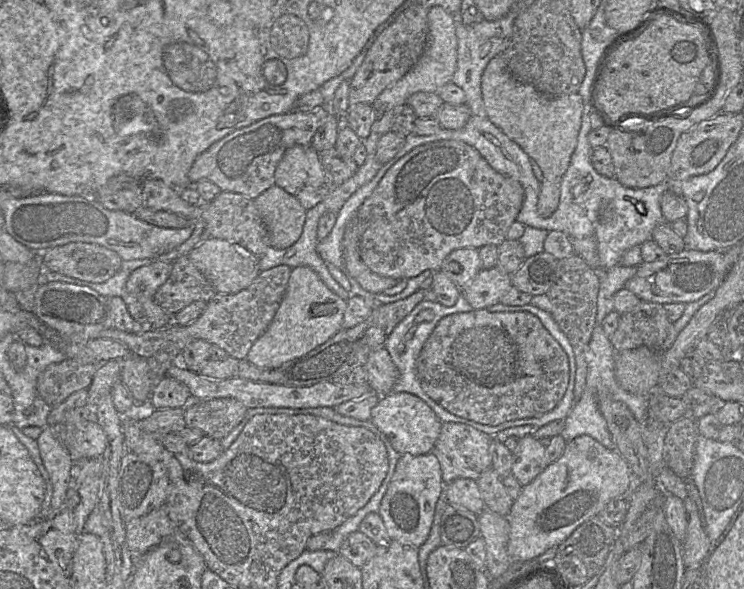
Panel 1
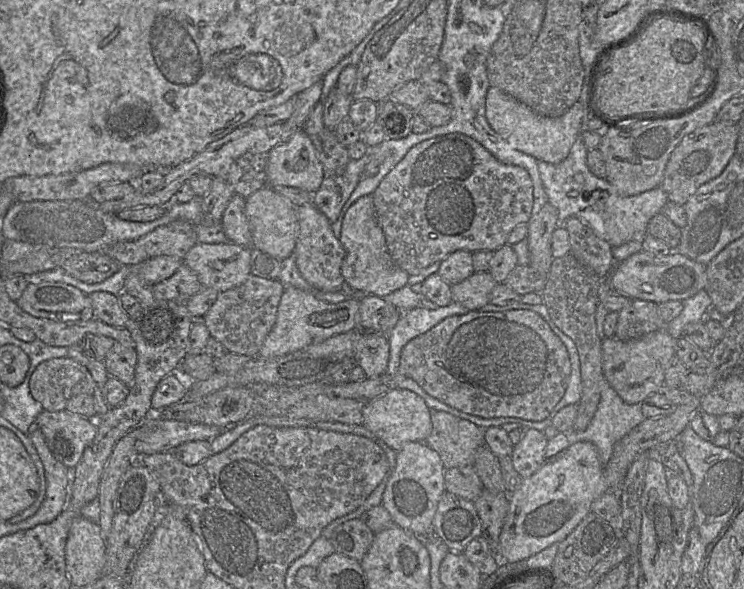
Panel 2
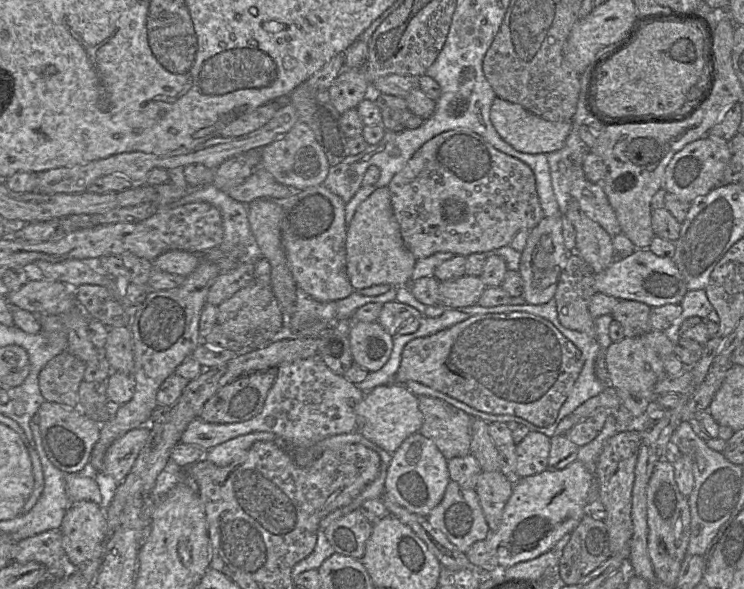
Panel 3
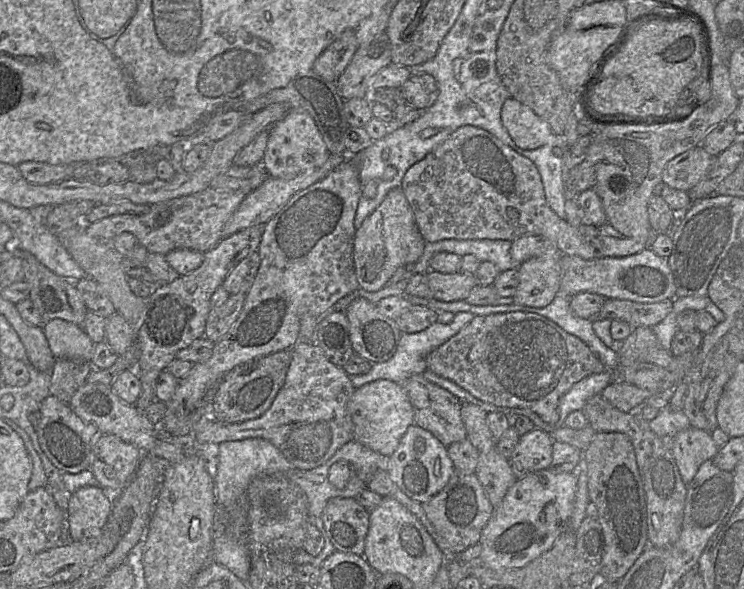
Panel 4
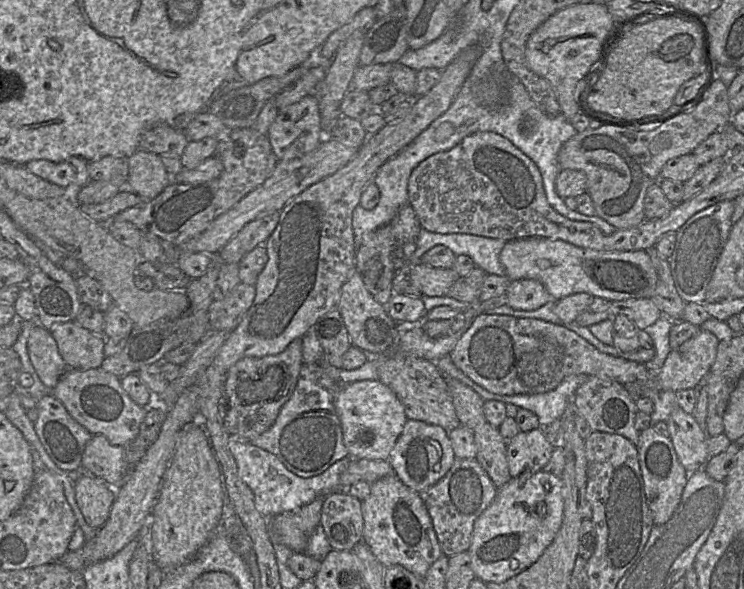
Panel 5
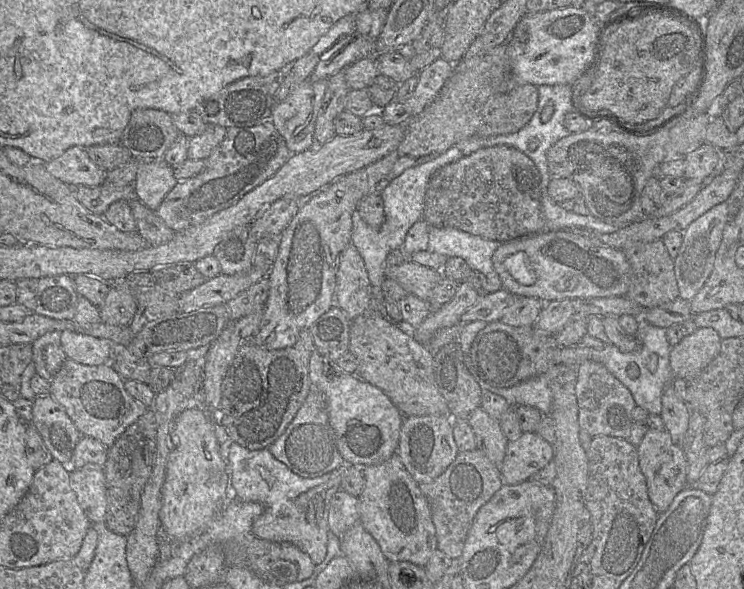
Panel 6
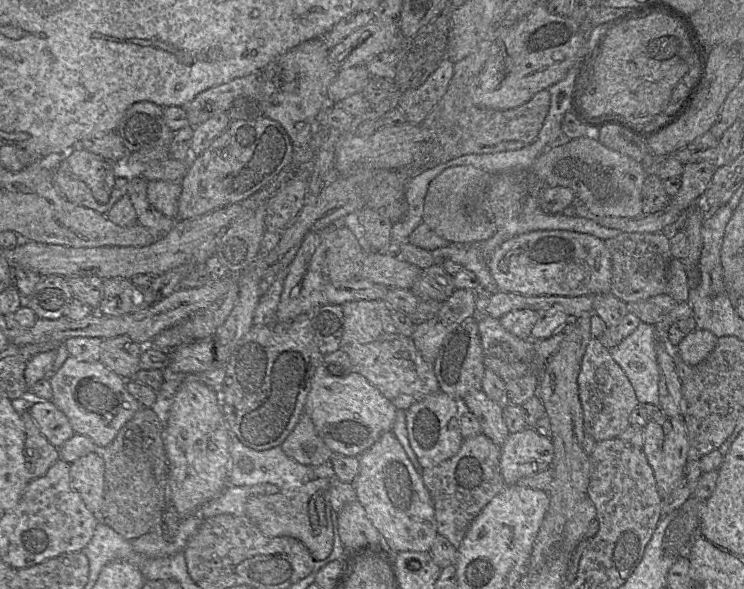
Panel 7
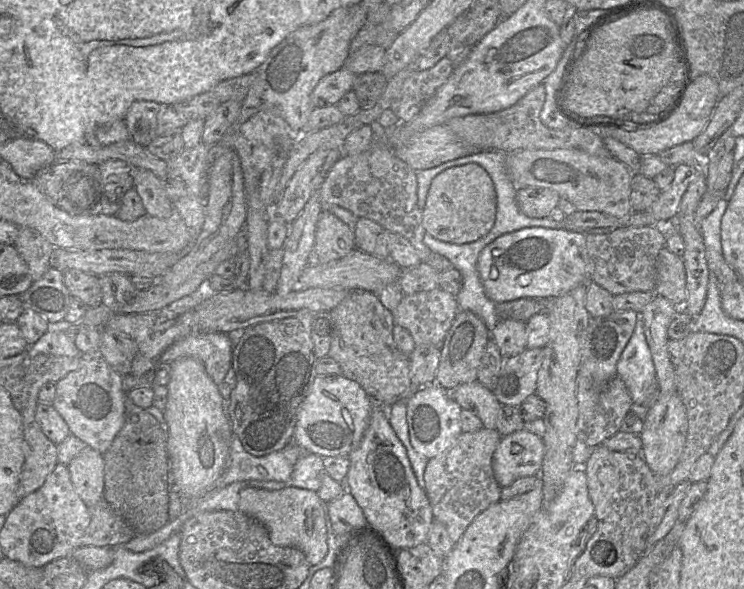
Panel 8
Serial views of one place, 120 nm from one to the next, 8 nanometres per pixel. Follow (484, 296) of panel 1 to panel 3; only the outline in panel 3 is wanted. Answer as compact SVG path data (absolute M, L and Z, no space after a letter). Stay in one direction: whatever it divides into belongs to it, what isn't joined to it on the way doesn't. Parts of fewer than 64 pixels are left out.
M464 275L455 280L439 282L440 304L446 309L474 306L486 286L479 276Z

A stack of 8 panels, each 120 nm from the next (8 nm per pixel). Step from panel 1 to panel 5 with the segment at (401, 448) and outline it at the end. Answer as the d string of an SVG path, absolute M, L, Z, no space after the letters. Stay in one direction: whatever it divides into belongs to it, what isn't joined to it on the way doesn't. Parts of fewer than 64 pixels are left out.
M379 380L359 381L340 386L334 406L341 423L343 442L351 459L388 461L408 420L396 394Z

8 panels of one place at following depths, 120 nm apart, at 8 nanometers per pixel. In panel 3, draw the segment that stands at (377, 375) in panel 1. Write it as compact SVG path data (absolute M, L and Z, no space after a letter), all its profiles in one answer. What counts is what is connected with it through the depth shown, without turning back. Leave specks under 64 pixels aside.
M353 322L348 331L353 363L368 372L380 370L389 360L393 337L378 322Z

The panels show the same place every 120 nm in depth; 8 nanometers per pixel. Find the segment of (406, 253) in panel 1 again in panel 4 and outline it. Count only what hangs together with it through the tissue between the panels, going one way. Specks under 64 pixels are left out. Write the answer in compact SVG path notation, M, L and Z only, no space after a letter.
M462 126L445 141L411 166L403 177L401 189L413 211L418 230L426 243L444 239L508 240L534 235L555 245L563 255L585 260L604 257L625 257L650 246L651 238L611 237L603 235L594 225L570 225L548 205L541 176L535 164L521 156L488 131L475 126Z

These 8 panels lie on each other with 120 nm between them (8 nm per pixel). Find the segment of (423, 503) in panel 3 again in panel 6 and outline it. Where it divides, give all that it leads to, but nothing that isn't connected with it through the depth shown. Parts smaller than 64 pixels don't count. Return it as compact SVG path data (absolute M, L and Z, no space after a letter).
M450 415L406 416L403 419L396 453L411 477L418 483L429 483L442 474L458 454Z

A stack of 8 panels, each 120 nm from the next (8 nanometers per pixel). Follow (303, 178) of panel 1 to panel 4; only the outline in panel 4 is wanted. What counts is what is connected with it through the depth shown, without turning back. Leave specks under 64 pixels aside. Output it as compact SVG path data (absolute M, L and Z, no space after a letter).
M291 109L283 119L270 128L262 165L270 177L292 179L322 166L329 155L314 119L303 110Z

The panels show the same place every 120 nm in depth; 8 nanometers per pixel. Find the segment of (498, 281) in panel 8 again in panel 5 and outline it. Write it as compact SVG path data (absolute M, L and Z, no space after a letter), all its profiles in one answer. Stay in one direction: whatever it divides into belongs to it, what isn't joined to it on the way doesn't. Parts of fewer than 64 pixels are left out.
M542 237L506 241L500 262L511 280L534 279L544 285L552 300L576 293L588 293L609 301L651 298L657 273L645 250L599 251L577 247L563 240Z

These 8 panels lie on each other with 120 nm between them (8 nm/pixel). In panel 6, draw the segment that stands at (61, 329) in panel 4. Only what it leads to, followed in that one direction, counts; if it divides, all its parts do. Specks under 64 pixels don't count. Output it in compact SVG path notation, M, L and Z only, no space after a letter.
M73 330L61 331L60 346L67 359L87 366L109 364L112 357L110 340Z

